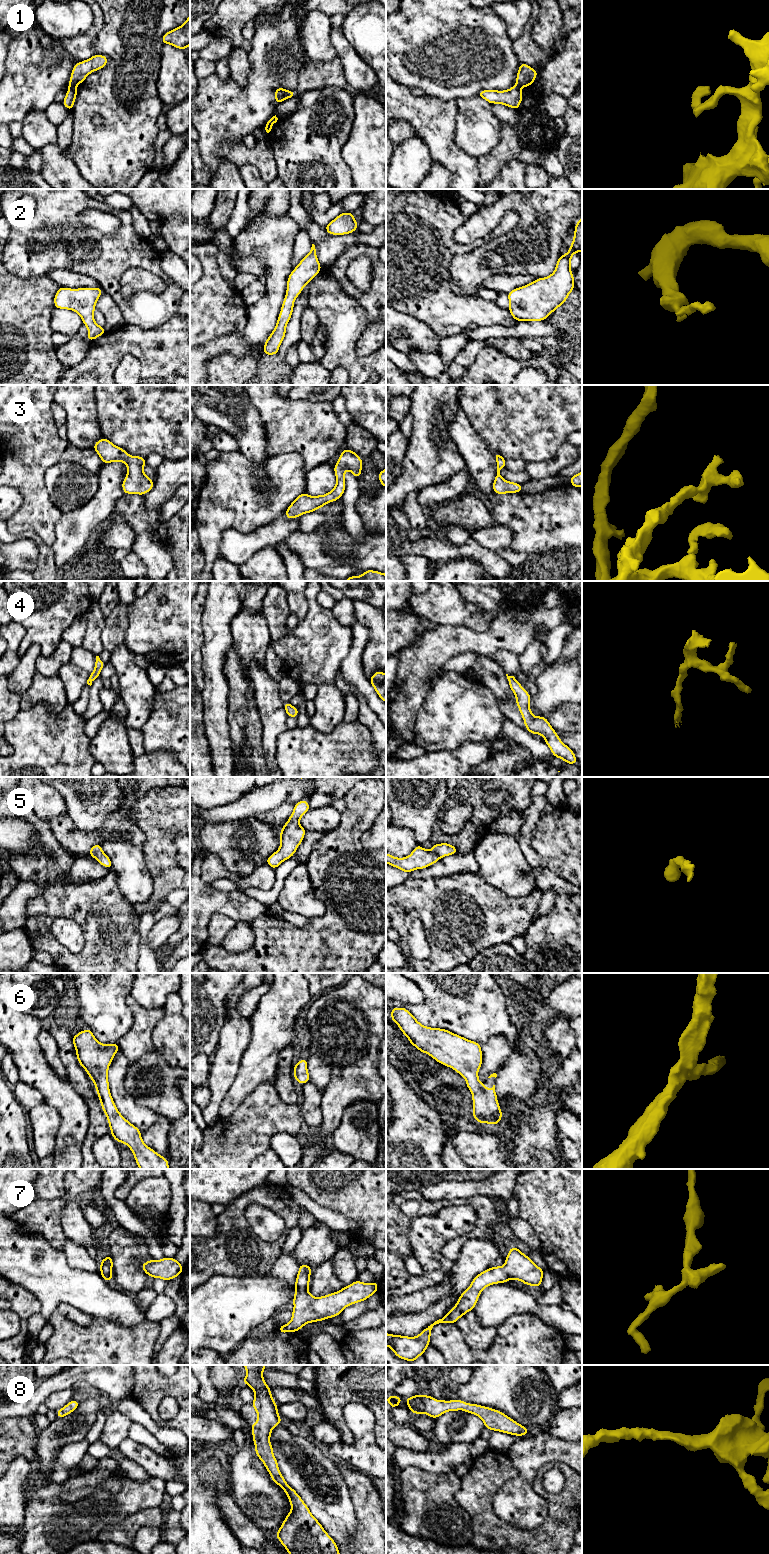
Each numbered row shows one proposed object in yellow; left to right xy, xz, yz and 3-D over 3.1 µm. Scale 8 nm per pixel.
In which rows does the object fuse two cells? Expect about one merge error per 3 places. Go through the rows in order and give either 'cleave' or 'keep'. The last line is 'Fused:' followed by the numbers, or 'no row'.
1: cleave
2: keep
3: keep
4: keep
5: keep
6: keep
7: keep
8: keep
Fused: 1

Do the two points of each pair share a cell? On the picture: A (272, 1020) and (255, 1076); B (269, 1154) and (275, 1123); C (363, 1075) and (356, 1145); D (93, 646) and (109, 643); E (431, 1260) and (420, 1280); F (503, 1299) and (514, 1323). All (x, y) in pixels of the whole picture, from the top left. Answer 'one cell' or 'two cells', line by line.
A: one cell
B: two cells
C: two cells
D: two cells
E: two cells
F: two cells

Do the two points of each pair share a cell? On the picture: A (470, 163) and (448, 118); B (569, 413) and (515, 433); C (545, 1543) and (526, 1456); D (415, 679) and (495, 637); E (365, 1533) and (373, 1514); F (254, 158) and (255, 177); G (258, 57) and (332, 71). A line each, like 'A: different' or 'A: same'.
A: same
B: same
C: different
D: same
E: same
F: different
G: different

